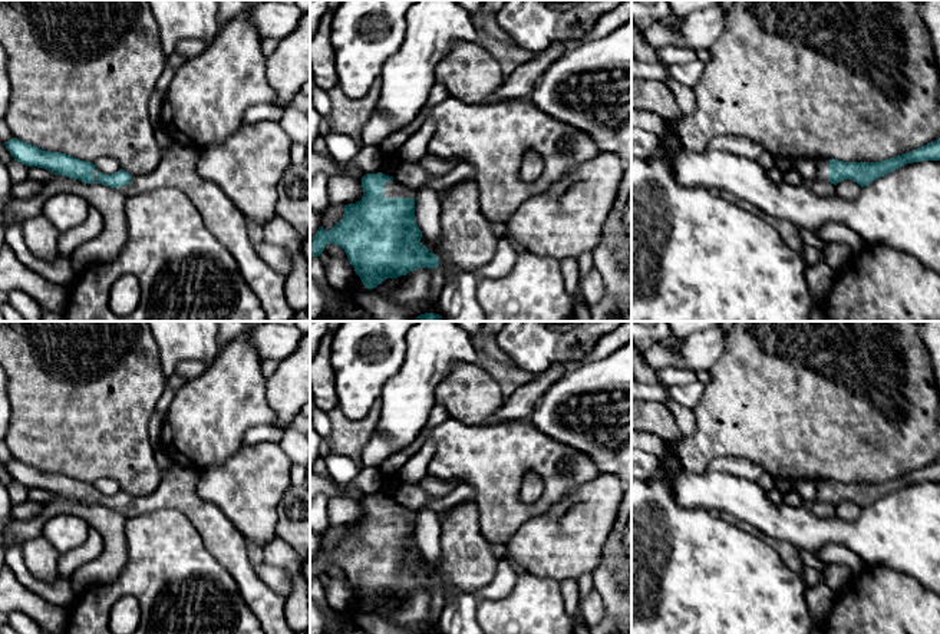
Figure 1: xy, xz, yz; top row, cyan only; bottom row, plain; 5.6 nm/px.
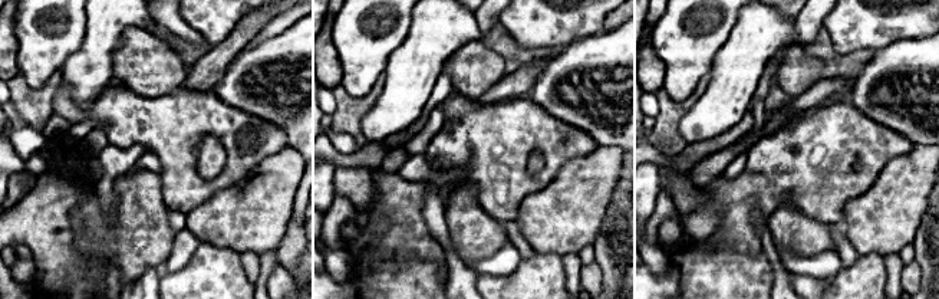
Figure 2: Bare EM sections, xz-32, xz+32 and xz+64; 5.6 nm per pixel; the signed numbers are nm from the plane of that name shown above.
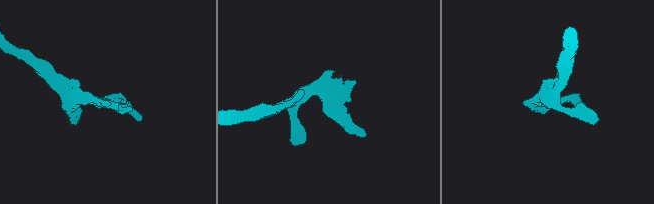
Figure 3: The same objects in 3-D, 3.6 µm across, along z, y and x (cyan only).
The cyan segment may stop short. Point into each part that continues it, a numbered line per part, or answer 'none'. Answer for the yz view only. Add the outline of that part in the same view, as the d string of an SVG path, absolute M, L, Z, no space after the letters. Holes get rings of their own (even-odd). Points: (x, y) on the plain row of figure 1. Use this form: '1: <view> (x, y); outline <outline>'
1: yz (823, 486); outline M829 481L817 482L817 499L821 502L829 501Z

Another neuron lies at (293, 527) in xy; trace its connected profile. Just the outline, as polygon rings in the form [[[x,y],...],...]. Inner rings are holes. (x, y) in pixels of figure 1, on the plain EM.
[[[291,485],[283,493],[276,535],[300,558],[310,557],[310,491],[306,485]]]

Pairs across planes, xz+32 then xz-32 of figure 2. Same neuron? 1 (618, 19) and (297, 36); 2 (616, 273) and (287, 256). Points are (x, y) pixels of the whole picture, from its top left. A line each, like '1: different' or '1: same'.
1: different
2: same

